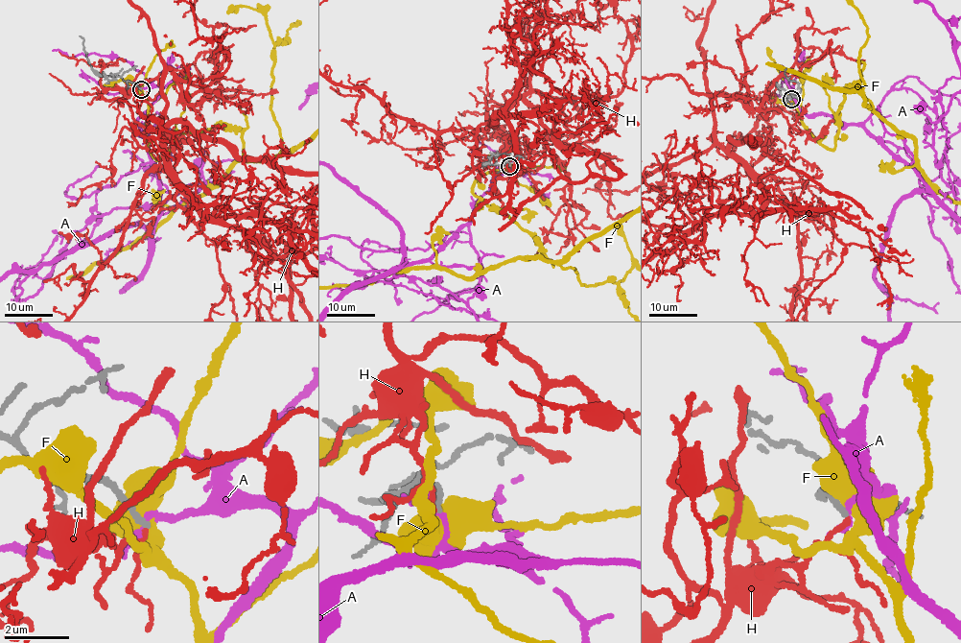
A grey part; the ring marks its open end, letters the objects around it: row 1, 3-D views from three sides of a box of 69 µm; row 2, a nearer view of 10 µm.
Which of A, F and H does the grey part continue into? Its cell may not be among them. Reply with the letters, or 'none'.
none

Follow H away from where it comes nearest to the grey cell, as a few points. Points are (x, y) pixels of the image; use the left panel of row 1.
H: (140, 89), (101, 97), (156, 128), (167, 97), (154, 31)

